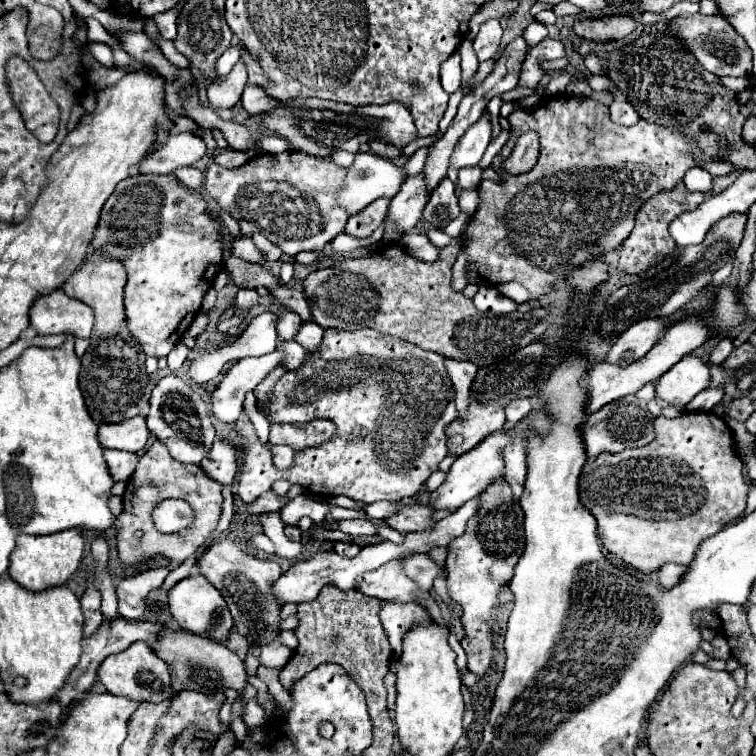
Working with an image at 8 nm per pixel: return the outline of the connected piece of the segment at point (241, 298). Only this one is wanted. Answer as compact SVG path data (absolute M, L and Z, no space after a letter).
M238 290L236 298L234 298L234 308L250 310L254 306L258 306L258 294L256 294L256 290Z

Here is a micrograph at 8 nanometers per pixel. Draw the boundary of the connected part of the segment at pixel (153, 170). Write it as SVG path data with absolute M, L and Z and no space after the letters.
M192 132L170 136L162 150L150 152L140 162L142 174L174 174L178 168L196 164L206 154L204 140Z

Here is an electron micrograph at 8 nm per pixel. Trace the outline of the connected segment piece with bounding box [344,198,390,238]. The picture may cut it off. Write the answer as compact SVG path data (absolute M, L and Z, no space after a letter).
M390 198L374 200L374 204L368 204L362 212L350 216L344 232L354 238L368 238L378 226L382 226L384 216L388 212L388 204L390 204Z

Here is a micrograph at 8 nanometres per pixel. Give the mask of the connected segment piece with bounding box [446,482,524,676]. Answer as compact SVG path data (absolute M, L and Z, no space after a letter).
M506 482L492 484L480 496L482 504L478 516L468 520L464 536L450 542L446 558L448 594L462 608L460 622L464 626L464 638L460 646L468 656L468 670L476 676L484 676L494 658L492 636L496 628L498 596L502 588L508 586L514 566L524 552L524 514L520 504L512 500L510 486Z

